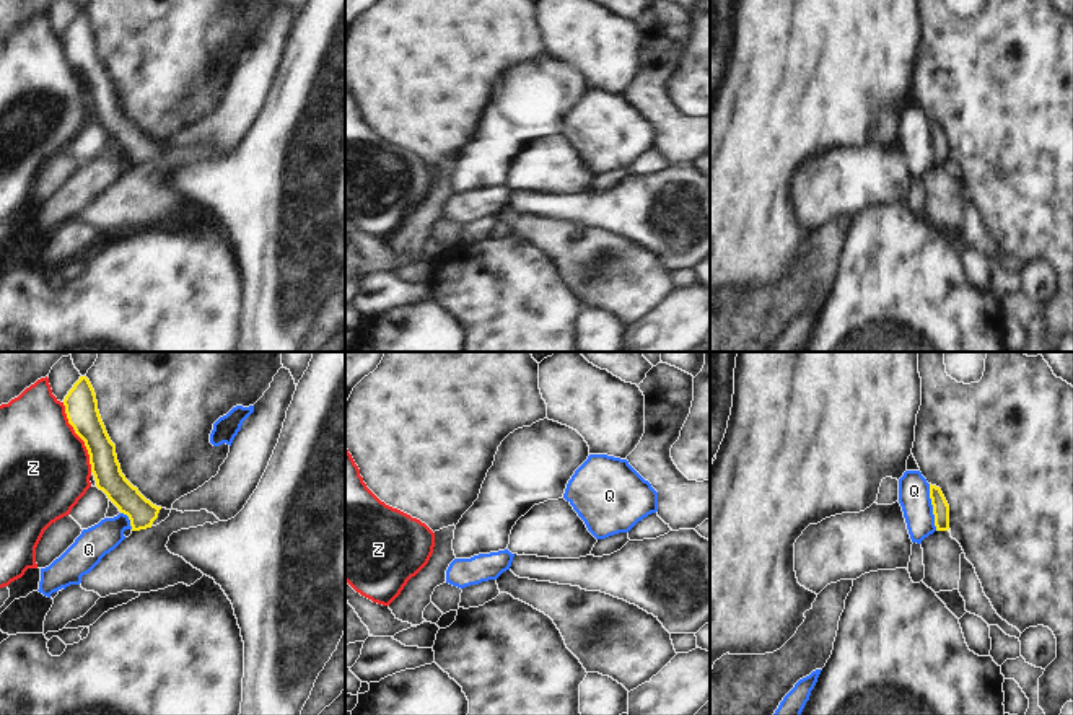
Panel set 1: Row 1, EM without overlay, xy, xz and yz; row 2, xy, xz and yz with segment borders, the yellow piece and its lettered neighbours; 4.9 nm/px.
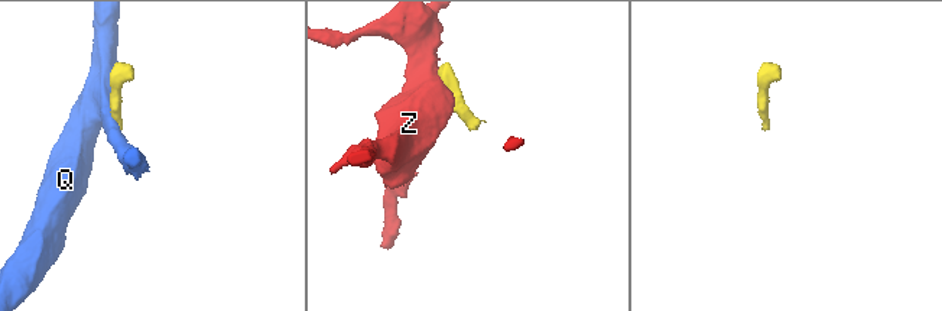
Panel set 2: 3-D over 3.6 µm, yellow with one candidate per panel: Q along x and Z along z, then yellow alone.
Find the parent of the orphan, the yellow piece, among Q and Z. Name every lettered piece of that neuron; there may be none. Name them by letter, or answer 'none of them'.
none of them

